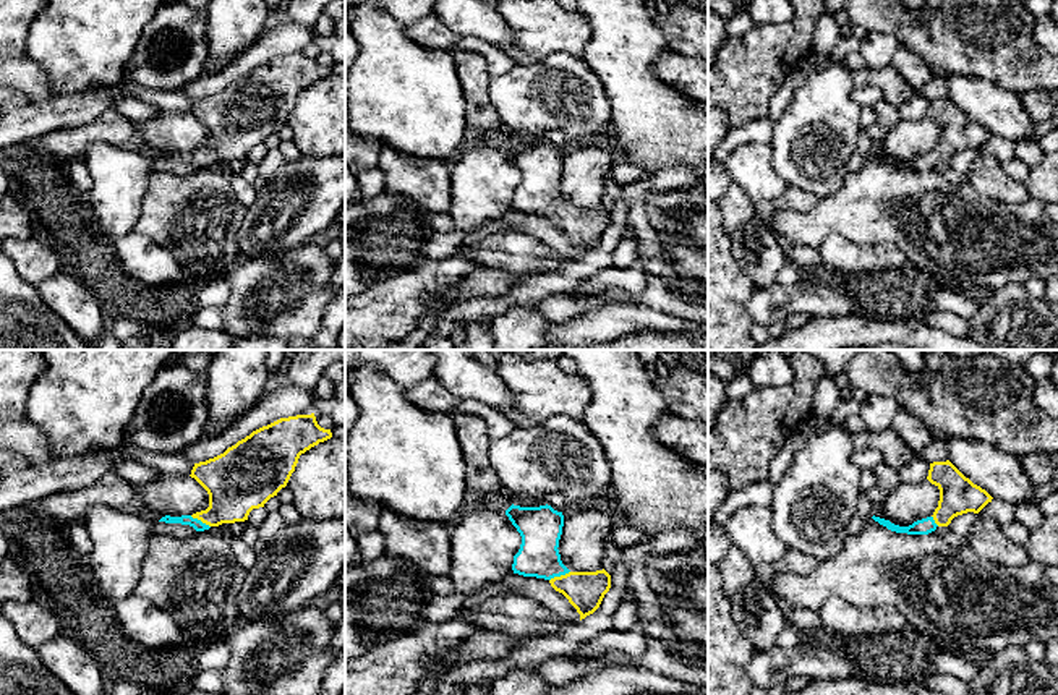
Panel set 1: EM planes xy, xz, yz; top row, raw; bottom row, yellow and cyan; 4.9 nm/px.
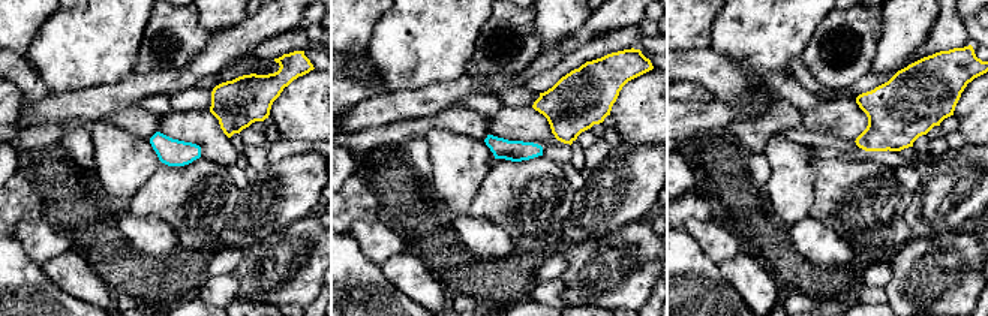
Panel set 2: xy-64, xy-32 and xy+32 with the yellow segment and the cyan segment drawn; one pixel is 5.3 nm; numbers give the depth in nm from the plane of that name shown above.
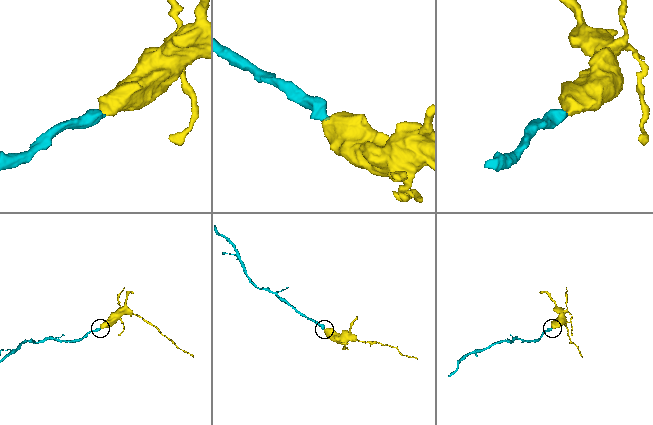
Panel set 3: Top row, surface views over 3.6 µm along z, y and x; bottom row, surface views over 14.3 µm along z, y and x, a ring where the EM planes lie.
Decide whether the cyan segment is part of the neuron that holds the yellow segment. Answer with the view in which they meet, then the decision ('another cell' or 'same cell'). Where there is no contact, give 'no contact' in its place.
contact in xz; same cell

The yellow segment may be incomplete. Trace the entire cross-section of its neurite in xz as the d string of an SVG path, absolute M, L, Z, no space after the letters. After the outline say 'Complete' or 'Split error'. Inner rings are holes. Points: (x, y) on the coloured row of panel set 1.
M510 505L506 515L522 536L512 570L523 577L544 578L562 593L580 614L580 620L593 614L611 588L611 575L596 572L570 572L561 561L559 539L564 527L562 512L551 505Z. Split error

